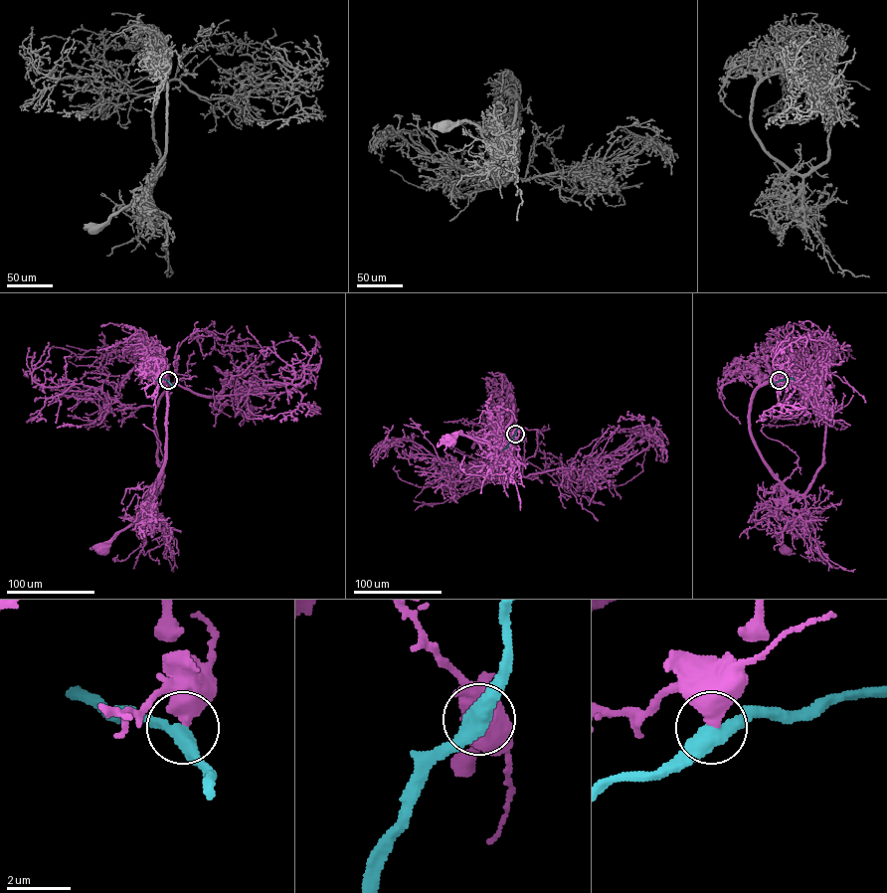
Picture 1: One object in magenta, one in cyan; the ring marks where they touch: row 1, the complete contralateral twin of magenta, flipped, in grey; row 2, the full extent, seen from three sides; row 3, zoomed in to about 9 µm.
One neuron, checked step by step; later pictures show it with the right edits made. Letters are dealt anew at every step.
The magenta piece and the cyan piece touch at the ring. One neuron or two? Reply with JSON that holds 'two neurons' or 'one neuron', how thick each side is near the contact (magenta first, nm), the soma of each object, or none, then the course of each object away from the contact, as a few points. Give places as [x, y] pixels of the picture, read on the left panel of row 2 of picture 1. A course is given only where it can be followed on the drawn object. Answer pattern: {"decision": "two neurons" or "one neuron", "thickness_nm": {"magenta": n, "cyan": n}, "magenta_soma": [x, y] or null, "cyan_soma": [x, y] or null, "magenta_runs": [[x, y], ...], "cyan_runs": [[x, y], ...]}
{"decision": "two neurons", "thickness_nm": {"magenta": 650, "cyan": 480}, "magenta_soma": [103, 550], "cyan_soma": null, "magenta_runs": [[168, 381], [164, 377], [167, 399], [166, 461], [159, 476], [152, 506], [122, 529], [102, 550]], "cyan_runs": [[168, 380], [155, 380]]}

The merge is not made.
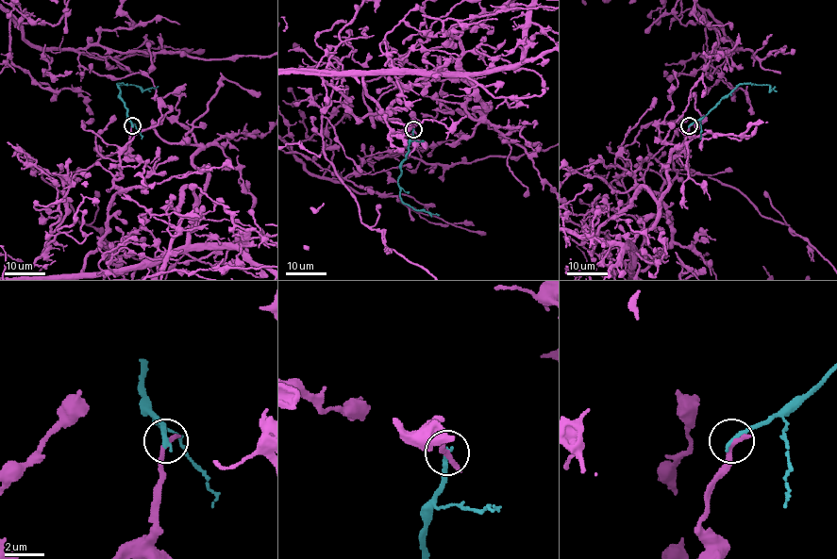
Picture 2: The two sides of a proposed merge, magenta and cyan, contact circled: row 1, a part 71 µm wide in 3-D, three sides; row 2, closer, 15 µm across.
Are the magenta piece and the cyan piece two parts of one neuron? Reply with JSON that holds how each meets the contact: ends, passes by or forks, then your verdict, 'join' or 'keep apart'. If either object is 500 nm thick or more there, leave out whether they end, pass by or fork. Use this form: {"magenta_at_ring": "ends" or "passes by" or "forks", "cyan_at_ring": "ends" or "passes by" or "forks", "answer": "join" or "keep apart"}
{"magenta_at_ring": "ends", "cyan_at_ring": "ends", "answer": "keep apart"}

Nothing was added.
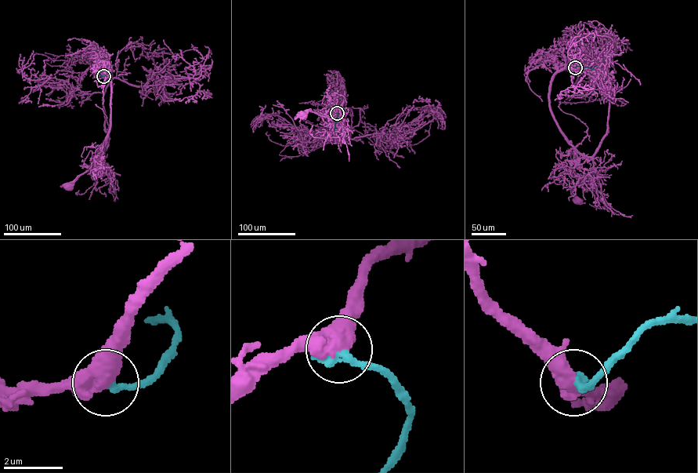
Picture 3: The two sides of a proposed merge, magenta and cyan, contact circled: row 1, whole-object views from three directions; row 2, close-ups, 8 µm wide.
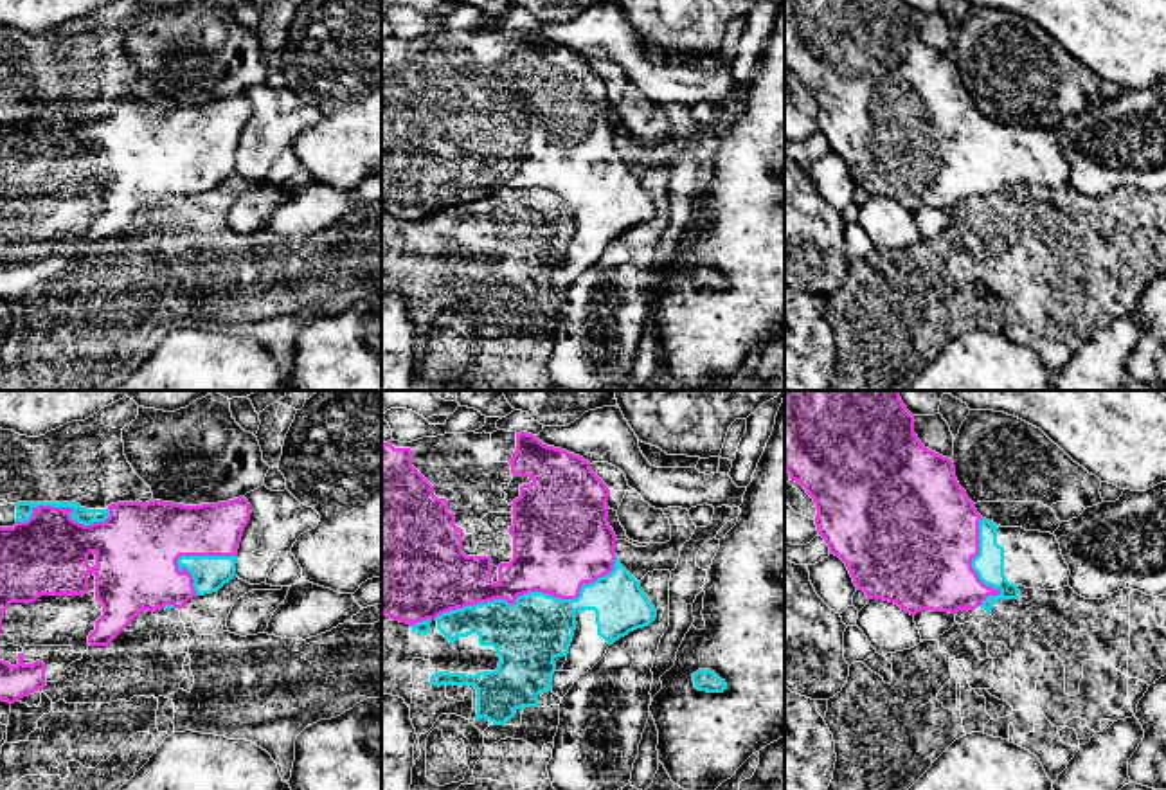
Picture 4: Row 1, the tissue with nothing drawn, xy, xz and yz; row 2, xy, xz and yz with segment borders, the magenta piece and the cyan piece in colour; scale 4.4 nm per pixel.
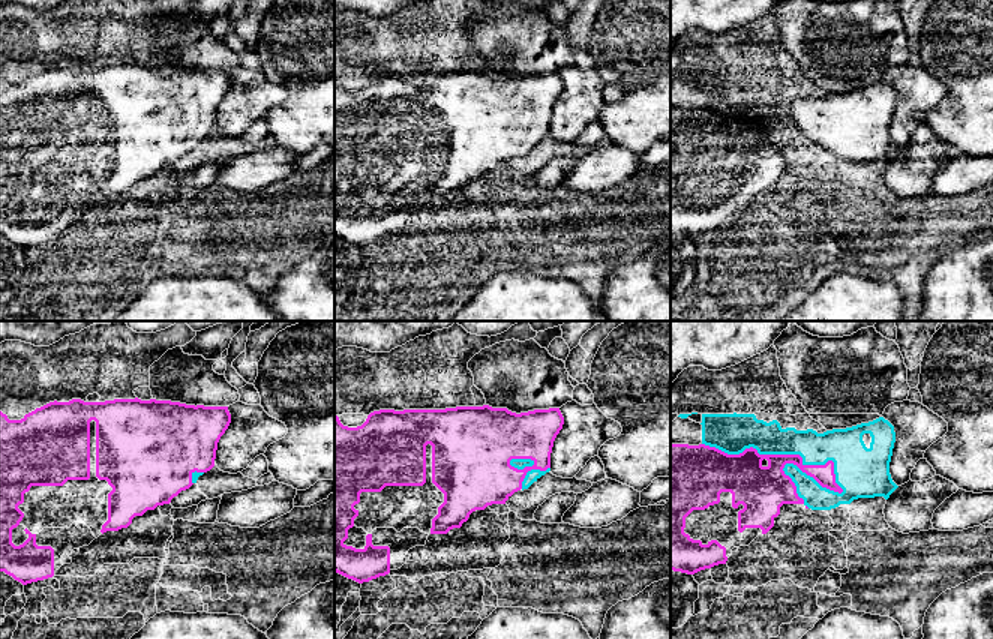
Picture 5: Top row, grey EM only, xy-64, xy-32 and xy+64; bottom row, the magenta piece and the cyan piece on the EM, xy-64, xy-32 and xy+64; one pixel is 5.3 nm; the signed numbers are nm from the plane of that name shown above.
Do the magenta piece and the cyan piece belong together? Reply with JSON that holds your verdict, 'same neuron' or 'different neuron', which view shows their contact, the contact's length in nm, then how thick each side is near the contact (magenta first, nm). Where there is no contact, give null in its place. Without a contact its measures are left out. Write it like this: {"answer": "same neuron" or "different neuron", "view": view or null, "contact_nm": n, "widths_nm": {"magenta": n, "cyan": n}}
{"answer": "same neuron", "view": "xz", "contact_nm": 850, "widths_nm": {"magenta": 420, "cyan": 320}}

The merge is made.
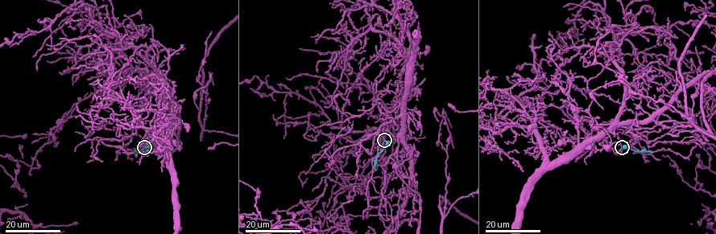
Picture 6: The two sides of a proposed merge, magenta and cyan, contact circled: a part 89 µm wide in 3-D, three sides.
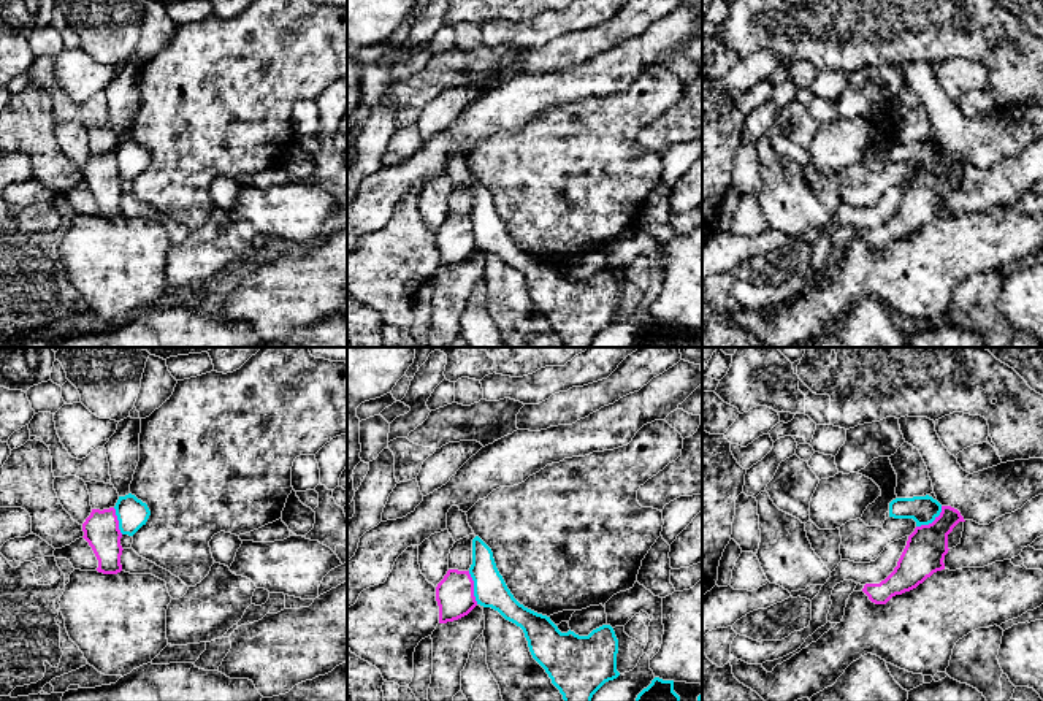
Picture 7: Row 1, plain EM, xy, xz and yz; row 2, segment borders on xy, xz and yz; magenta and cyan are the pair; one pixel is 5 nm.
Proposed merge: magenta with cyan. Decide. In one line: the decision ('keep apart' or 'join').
keep apart

